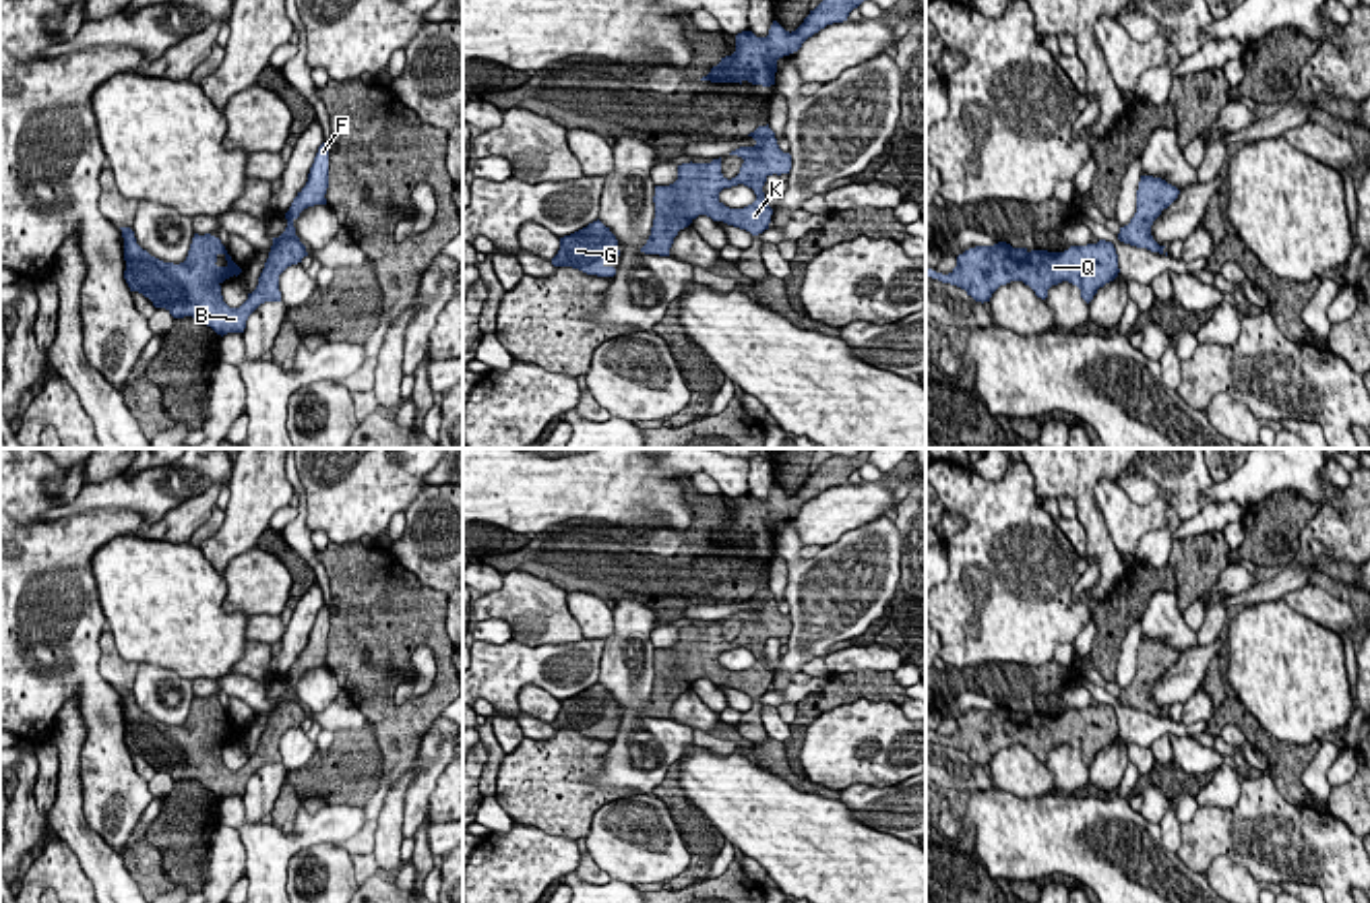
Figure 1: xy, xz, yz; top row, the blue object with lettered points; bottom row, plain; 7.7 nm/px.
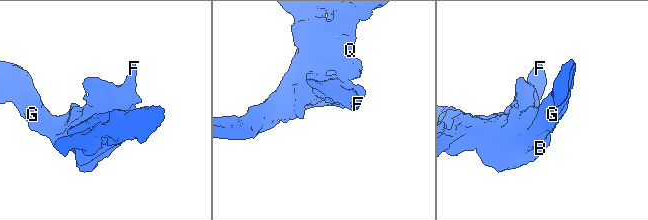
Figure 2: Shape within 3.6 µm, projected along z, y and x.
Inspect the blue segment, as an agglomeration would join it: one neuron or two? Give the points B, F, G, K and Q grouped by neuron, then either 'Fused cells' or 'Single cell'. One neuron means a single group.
Groups: B F G K Q. Single cell

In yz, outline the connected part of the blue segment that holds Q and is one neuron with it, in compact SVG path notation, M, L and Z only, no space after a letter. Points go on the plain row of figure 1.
M1106 703L1070 709L1064 715L1029 715L998 705L965 713L948 738L926 729L926 740L957 748L982 767L990 765L992 756L1010 744L1023 744L1041 762L1048 760L1052 748L1068 744L1081 752L1081 760L1089 767L1097 752L1114 744L1118 736L1116 711Z

